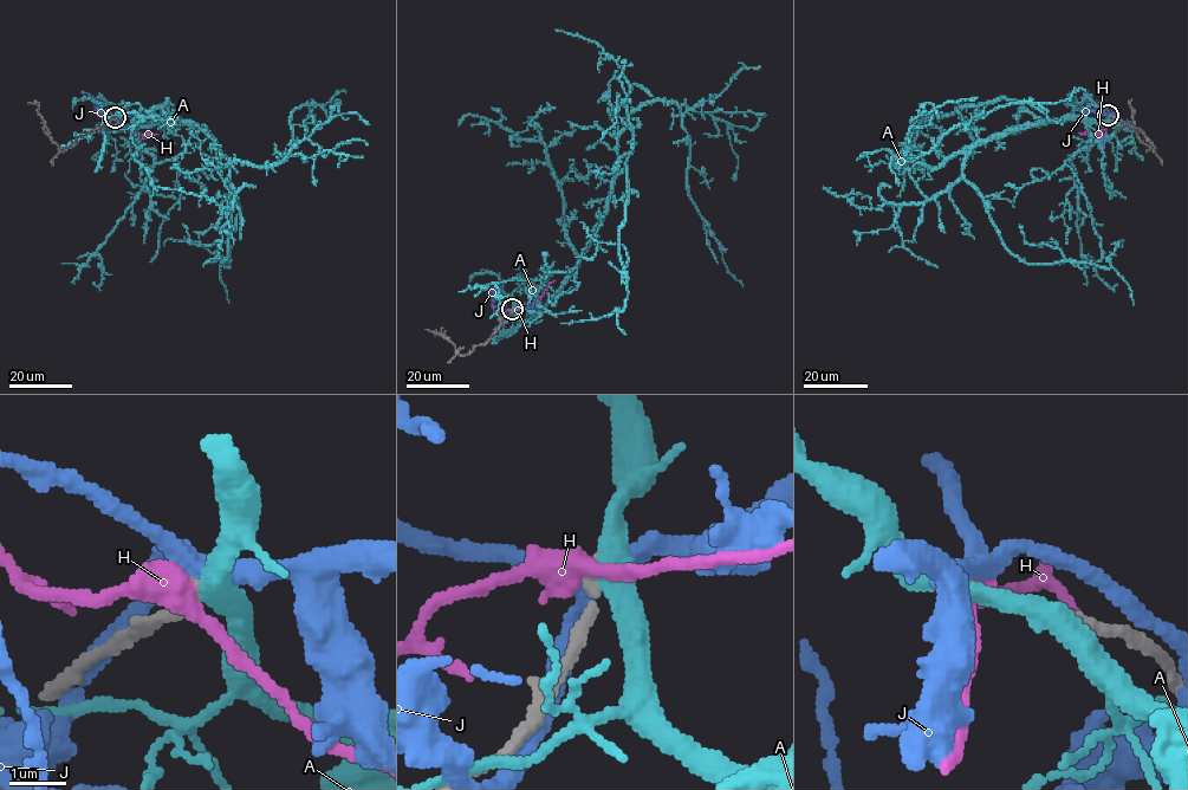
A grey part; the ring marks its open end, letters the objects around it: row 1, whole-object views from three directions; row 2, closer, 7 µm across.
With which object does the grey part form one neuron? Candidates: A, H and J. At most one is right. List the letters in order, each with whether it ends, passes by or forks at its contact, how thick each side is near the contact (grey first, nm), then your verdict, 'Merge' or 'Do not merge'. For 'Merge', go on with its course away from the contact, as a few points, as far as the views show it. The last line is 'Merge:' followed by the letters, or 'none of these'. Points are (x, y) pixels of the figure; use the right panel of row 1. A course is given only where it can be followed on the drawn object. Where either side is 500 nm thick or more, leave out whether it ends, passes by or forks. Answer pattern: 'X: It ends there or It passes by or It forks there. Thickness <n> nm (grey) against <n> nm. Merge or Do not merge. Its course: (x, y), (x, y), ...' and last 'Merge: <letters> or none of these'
A: It passes by. Thickness 240 nm (grey) against 380 nm. Do not merge
H: It passes by. Thickness 240 nm (grey) against 440 nm. Do not merge
J: It forks there. Thickness 200 nm (grey) against 320 nm. Do not merge
Merge: none of these

